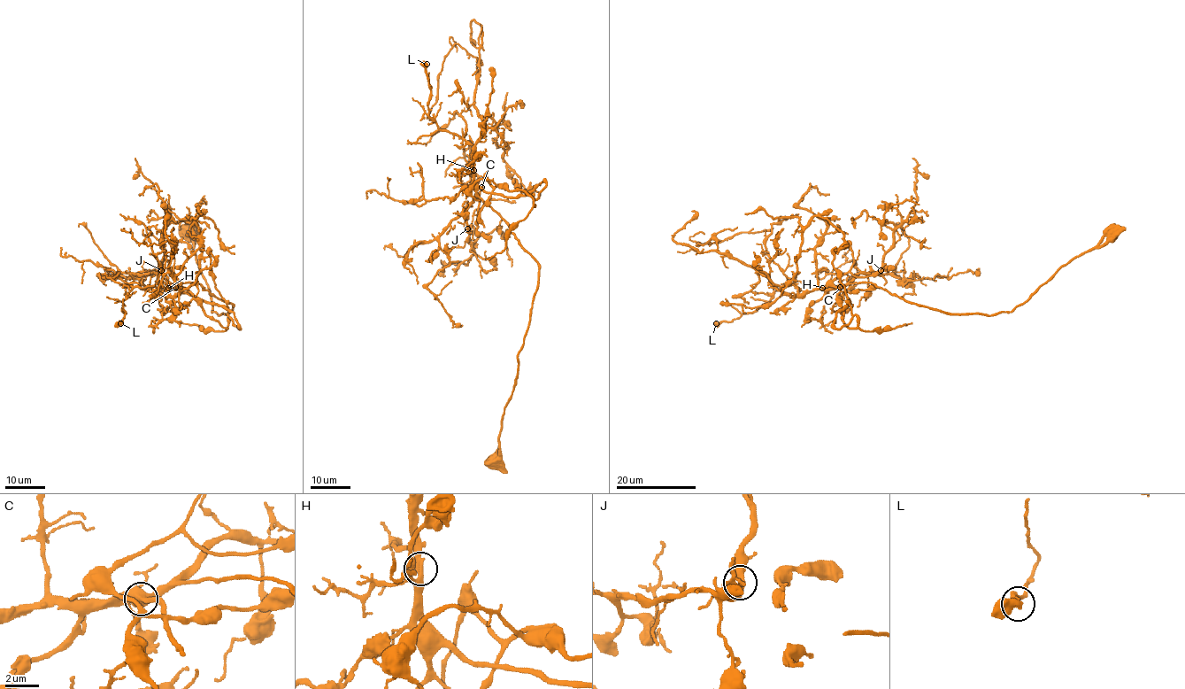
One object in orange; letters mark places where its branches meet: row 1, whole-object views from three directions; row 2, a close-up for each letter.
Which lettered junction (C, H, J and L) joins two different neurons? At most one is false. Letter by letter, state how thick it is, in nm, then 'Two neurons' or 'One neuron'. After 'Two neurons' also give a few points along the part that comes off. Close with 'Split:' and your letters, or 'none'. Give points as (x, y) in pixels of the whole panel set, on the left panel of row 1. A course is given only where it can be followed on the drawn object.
C: Thickness 400 nm. One neuron
H: Thickness 400 nm. One neuron
J: Thickness 400 nm. One neuron
L: Thickness 440 nm. One neuron
Split: none

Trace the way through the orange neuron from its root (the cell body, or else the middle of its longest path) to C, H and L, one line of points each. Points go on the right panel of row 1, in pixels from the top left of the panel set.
C: (1114, 231), (1063, 265), (1011, 311), (991, 315), (949, 313), (907, 302), (870, 282), (840, 287)
H: (1114, 231), (1063, 265), (1011, 311), (991, 315), (949, 313), (919, 306), (870, 282), (823, 289)
L: (1114, 231), (1063, 265), (1011, 311), (949, 313), (870, 282), (800, 294), (792, 283), (755, 310), (716, 323)

